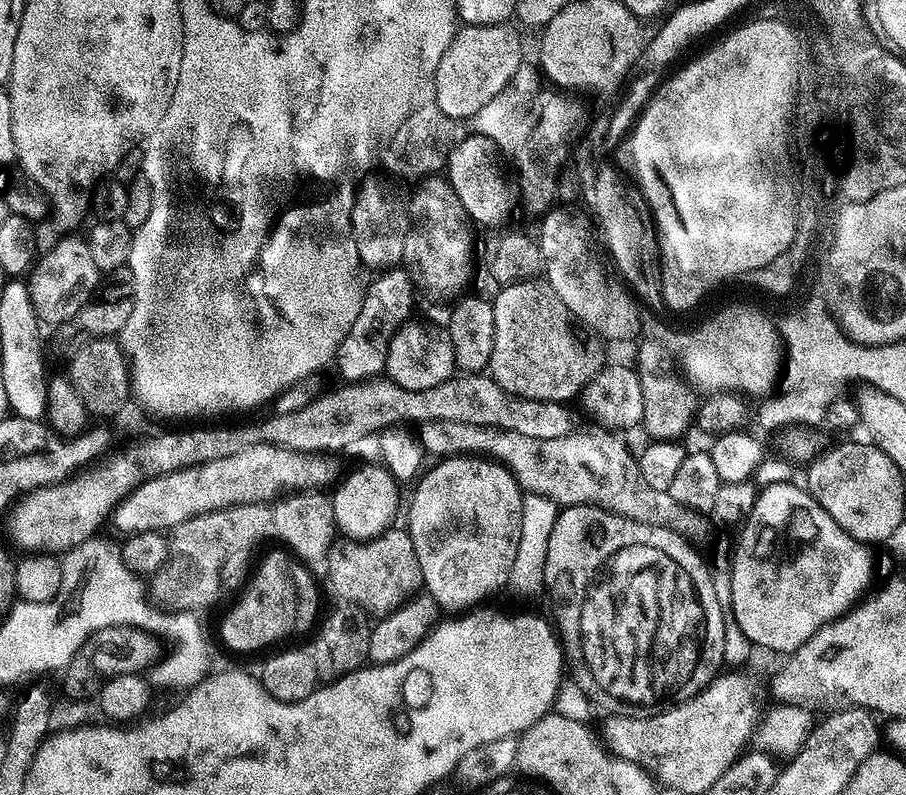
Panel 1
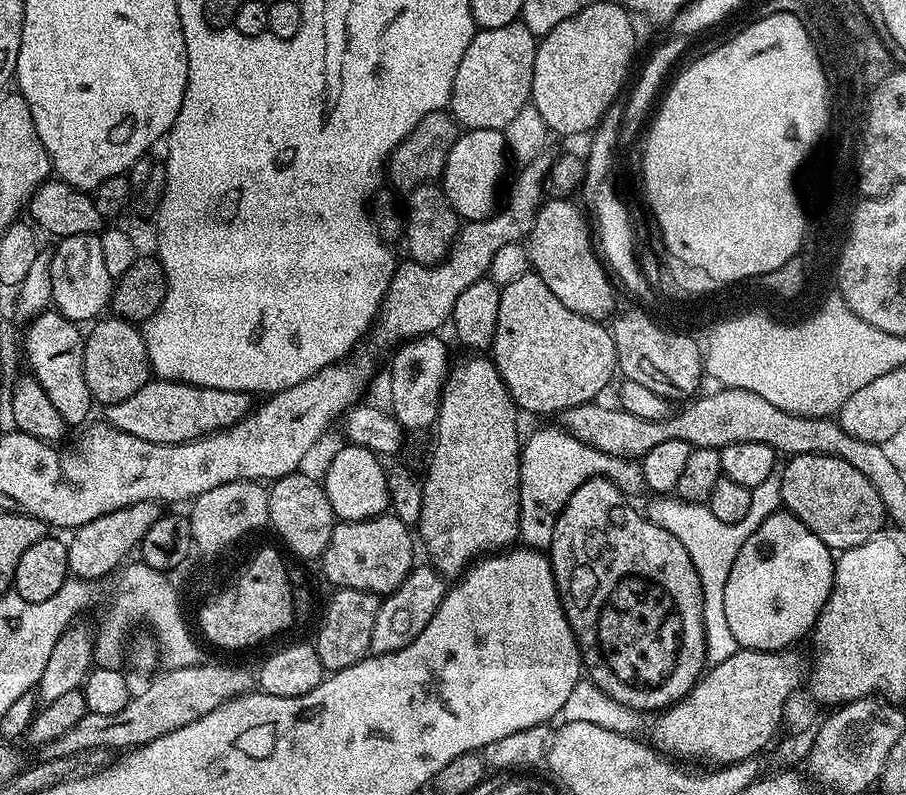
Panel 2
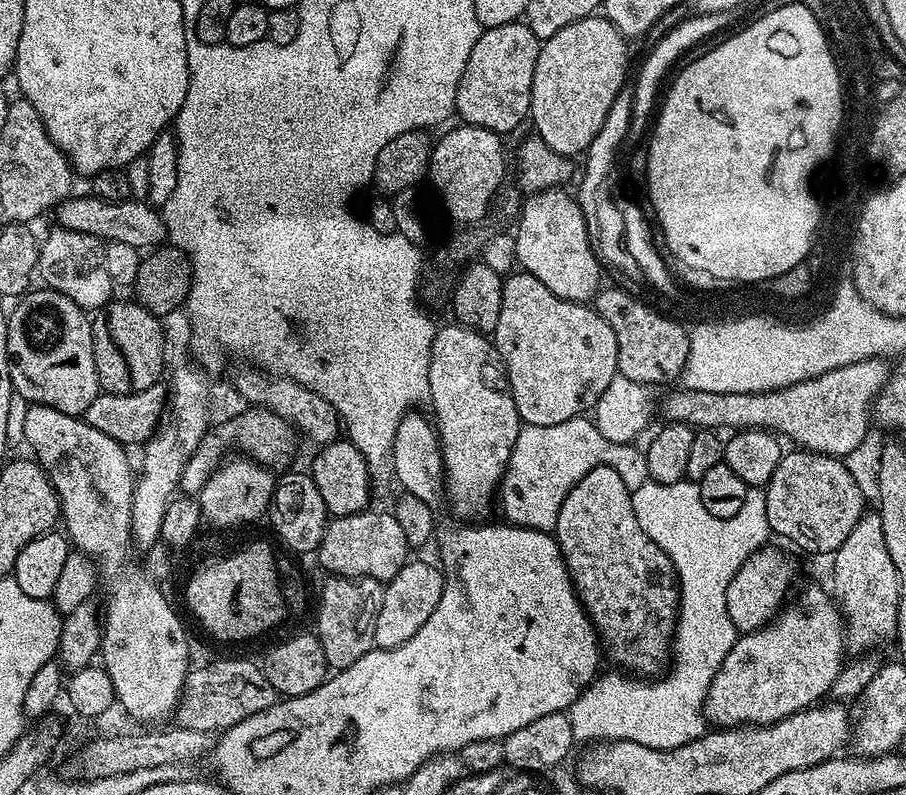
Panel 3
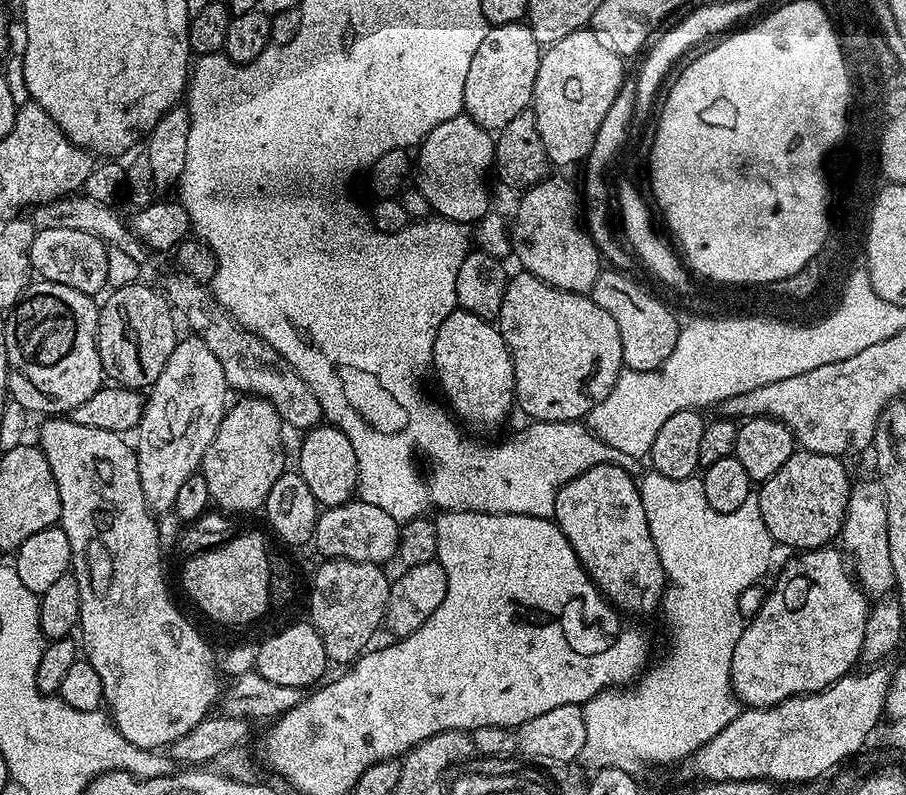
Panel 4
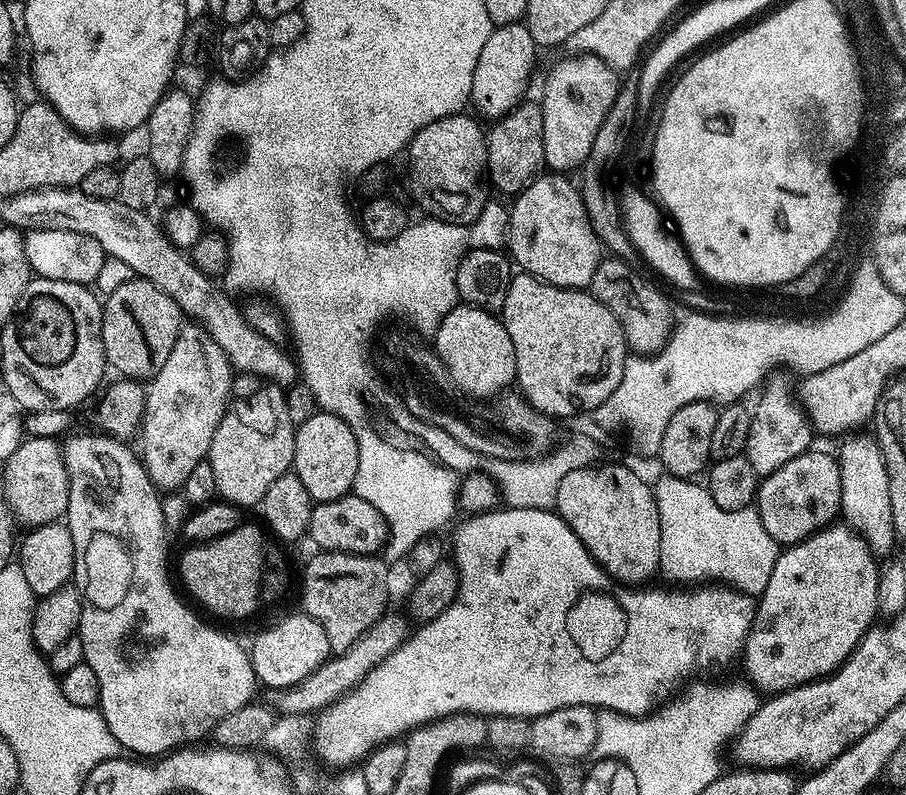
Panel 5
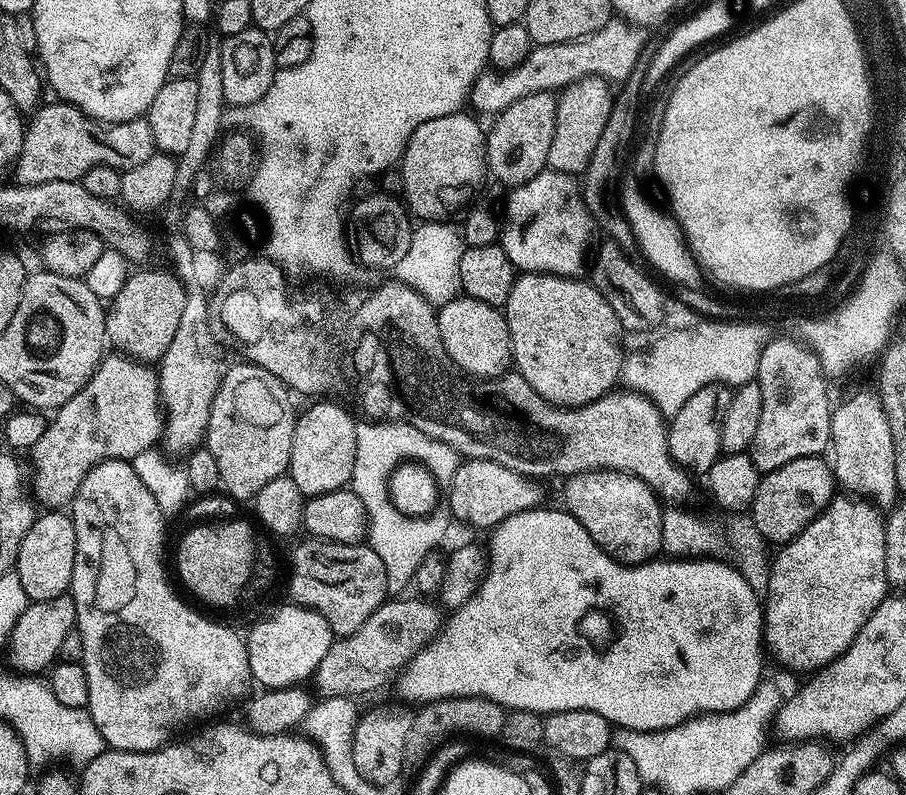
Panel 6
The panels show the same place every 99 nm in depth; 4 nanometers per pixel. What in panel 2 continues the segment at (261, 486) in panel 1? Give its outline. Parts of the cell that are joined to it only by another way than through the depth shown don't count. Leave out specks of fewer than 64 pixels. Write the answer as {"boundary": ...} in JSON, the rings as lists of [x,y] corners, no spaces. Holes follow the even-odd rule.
{"boundary":[[[147,500],[94,518],[94,522],[86,522],[86,526],[75,529],[71,533],[72,540],[67,541],[69,573],[85,582],[97,582],[96,580],[110,575],[117,567],[116,572],[133,555],[134,549],[146,534],[146,530],[154,526],[154,522],[160,515],[162,515],[161,505]]]}

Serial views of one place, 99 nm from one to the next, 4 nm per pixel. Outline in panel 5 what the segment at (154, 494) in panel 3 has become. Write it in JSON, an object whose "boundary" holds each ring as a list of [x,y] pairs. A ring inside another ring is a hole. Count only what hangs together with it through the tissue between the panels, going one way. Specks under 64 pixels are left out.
{"boundary":[[[196,322],[183,323],[165,365],[152,377],[145,391],[144,418],[140,427],[140,435],[142,434],[140,456],[148,476],[157,489],[166,492],[181,489],[194,466],[207,457],[214,430],[224,416],[232,396],[234,388],[232,376],[234,377],[234,370],[222,348],[210,338],[203,325]]]}

